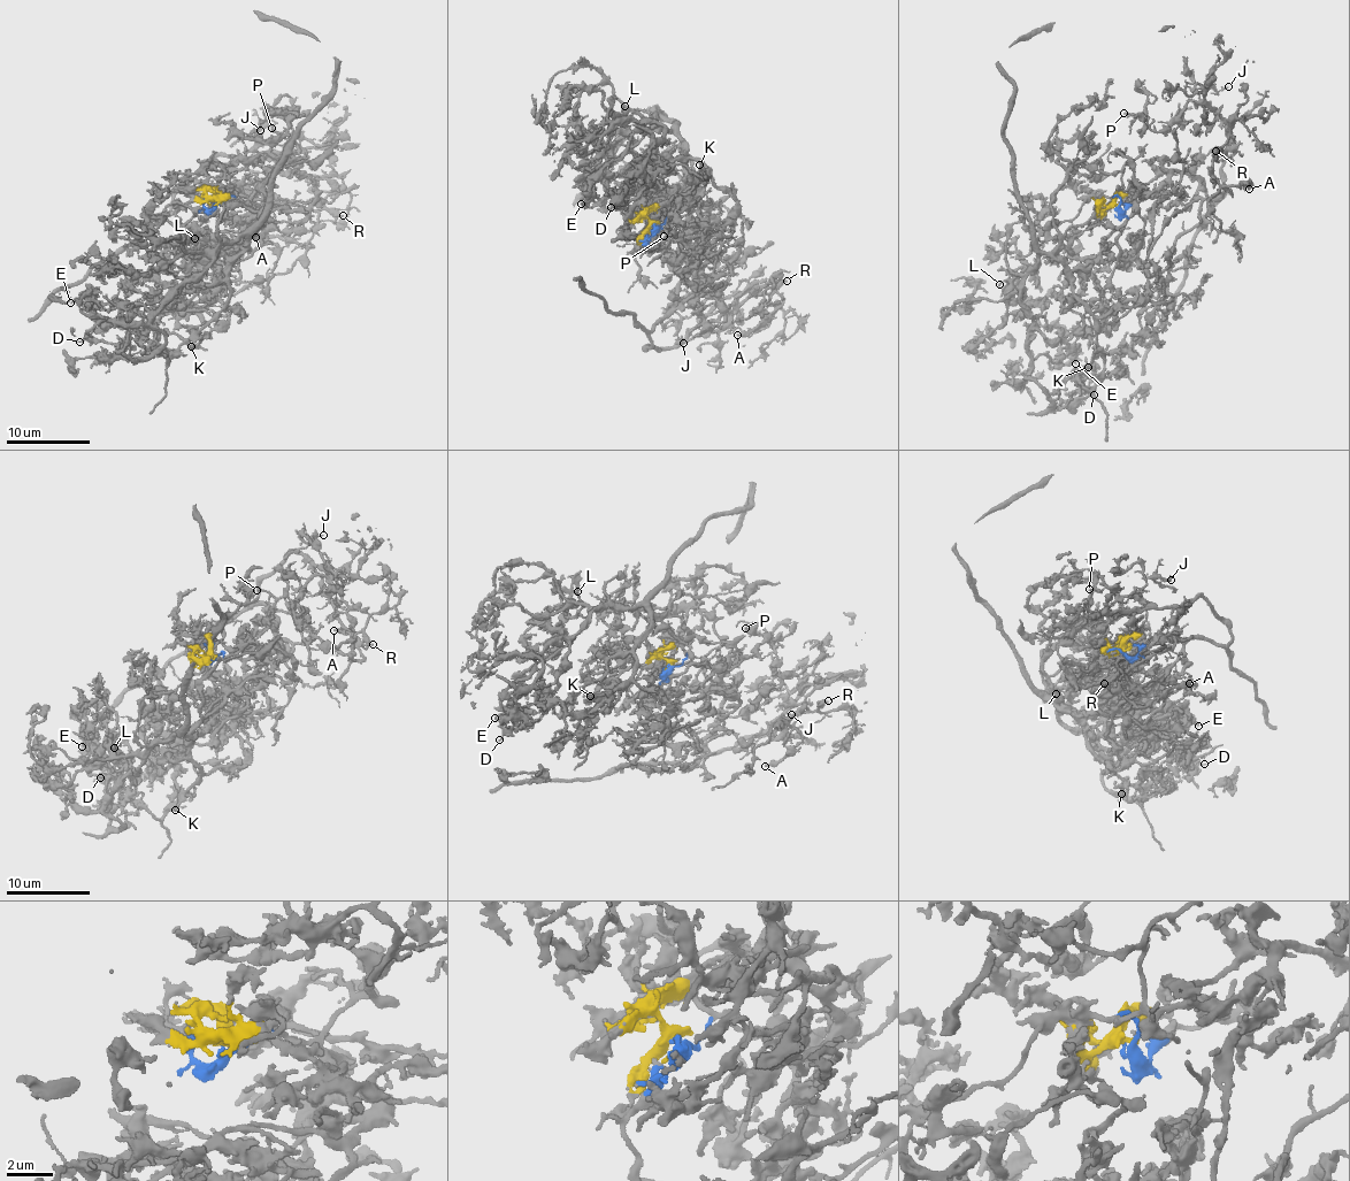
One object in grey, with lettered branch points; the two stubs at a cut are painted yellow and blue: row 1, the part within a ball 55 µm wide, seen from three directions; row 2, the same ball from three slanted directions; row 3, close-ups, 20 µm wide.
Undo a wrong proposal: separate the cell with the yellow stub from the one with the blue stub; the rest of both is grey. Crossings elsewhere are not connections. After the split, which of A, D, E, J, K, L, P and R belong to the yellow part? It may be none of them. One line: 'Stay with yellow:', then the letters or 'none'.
Stay with yellow: D, E, K, L

